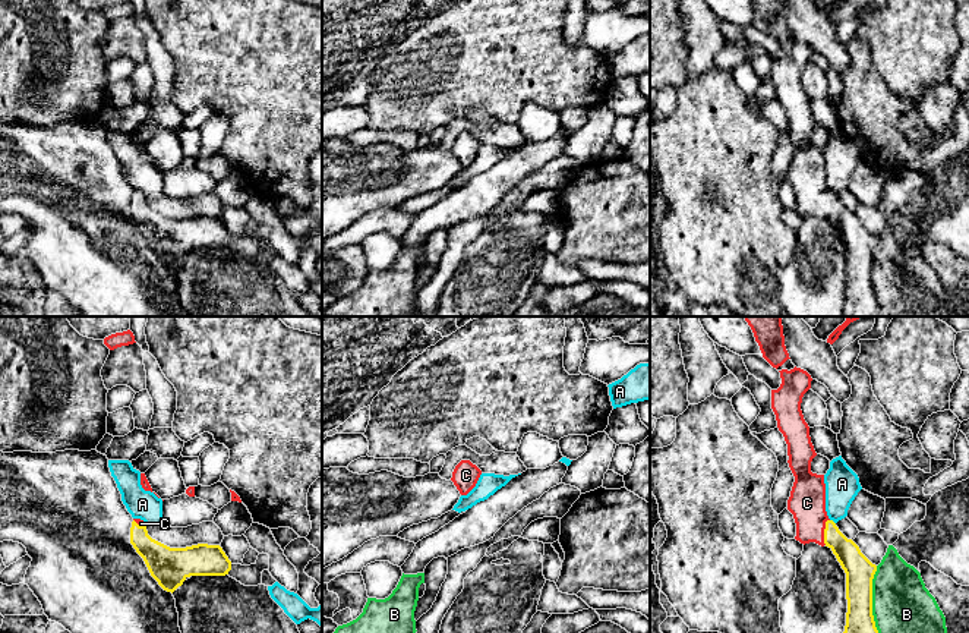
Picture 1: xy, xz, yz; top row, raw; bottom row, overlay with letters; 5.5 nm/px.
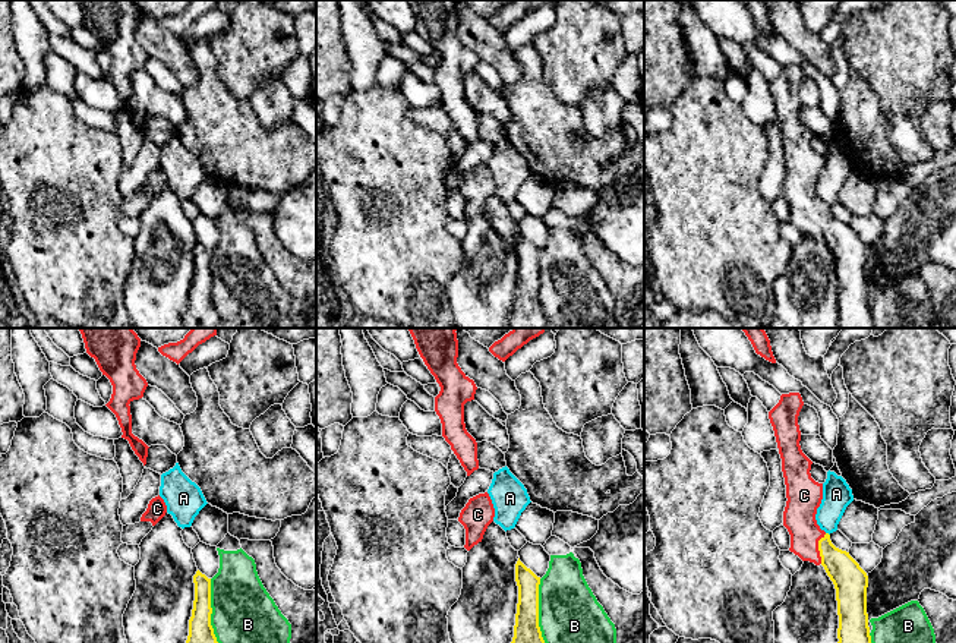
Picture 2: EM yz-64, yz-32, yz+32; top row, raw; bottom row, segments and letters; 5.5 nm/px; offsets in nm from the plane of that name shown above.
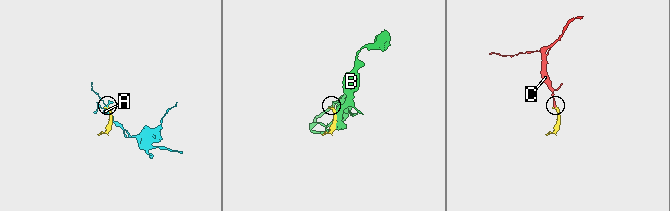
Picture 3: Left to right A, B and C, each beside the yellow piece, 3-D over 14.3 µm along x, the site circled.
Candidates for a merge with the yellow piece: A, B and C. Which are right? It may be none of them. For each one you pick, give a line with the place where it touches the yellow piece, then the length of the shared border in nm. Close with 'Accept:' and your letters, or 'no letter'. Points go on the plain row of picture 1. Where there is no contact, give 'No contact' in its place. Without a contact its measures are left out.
C: Touches yellow at yz (824, 204). Shared border 150 nm
Accept: C

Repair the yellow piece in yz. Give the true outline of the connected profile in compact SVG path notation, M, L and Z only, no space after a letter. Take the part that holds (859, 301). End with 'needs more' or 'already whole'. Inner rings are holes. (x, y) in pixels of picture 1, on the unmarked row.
M796 38L779 44L782 56L777 62L771 62L771 81L787 116L787 135L795 148L787 171L787 182L796 195L795 211L804 217L815 214L828 218L846 245L848 284L843 316L880 316L872 287L872 251L877 237L828 190L824 147L811 144L811 133L817 125L801 75L811 60L812 50Z; needs more

